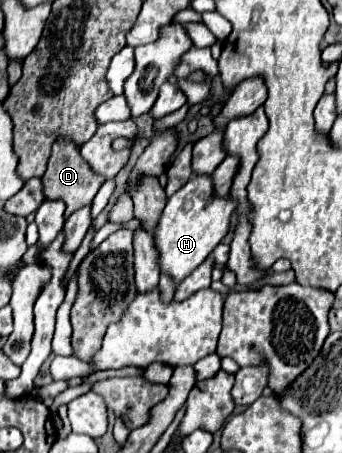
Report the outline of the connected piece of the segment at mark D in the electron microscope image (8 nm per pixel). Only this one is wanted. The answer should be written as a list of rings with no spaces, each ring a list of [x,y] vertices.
[[[58,138],[56,144],[52,146],[52,156],[50,156],[48,168],[42,176],[42,184],[44,184],[44,196],[48,200],[62,198],[66,202],[66,216],[68,216],[74,210],[78,210],[80,206],[86,206],[88,202],[94,200],[98,188],[104,184],[104,176],[94,174],[94,170],[88,166],[88,162],[84,162],[78,146],[70,138]]]

